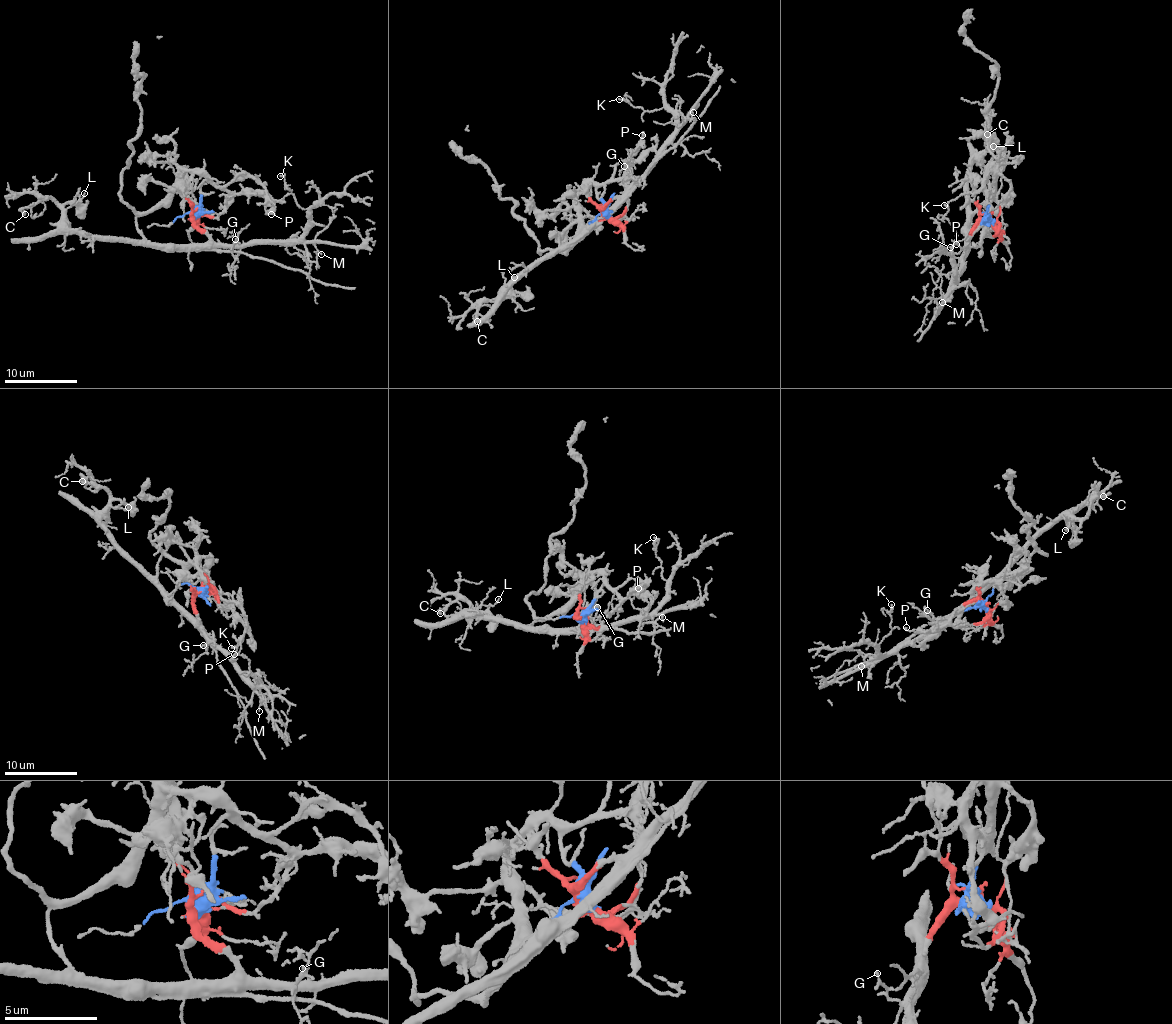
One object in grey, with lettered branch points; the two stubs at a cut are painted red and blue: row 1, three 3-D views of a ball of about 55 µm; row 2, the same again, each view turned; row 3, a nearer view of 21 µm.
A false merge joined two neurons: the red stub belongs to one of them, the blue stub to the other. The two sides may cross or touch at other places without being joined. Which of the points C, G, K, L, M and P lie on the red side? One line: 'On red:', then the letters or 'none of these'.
On red: C, G, K, L, M

